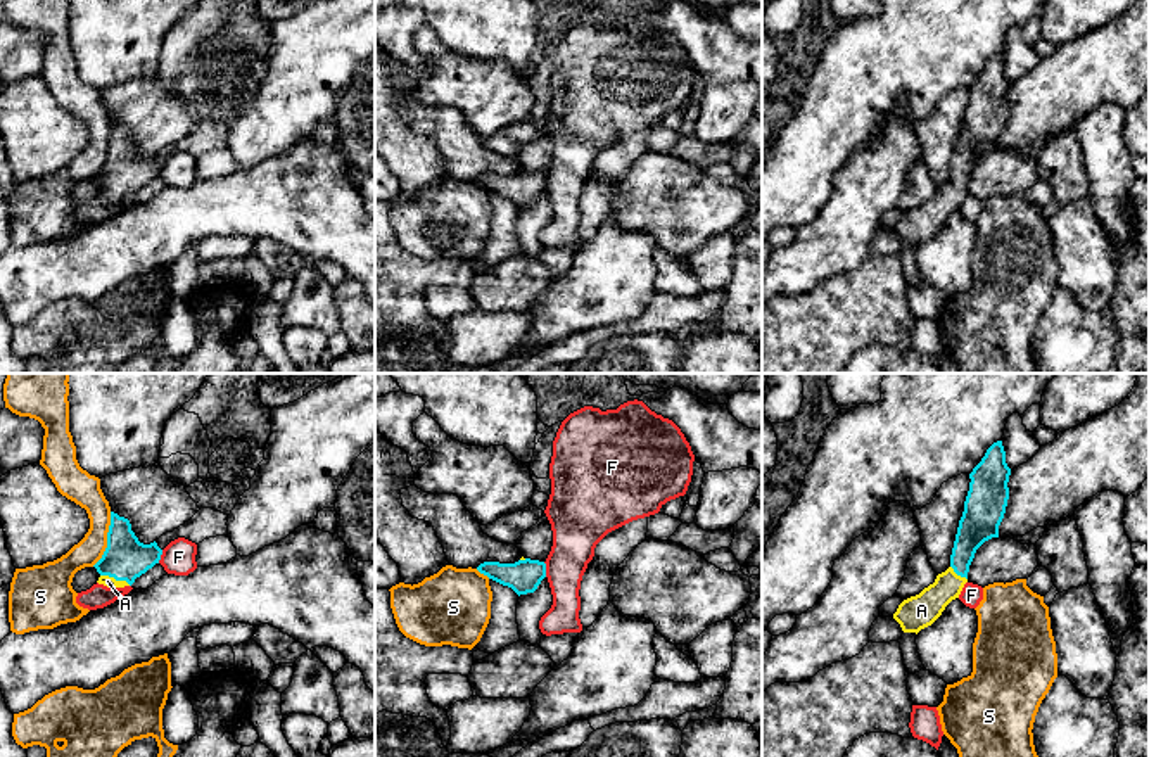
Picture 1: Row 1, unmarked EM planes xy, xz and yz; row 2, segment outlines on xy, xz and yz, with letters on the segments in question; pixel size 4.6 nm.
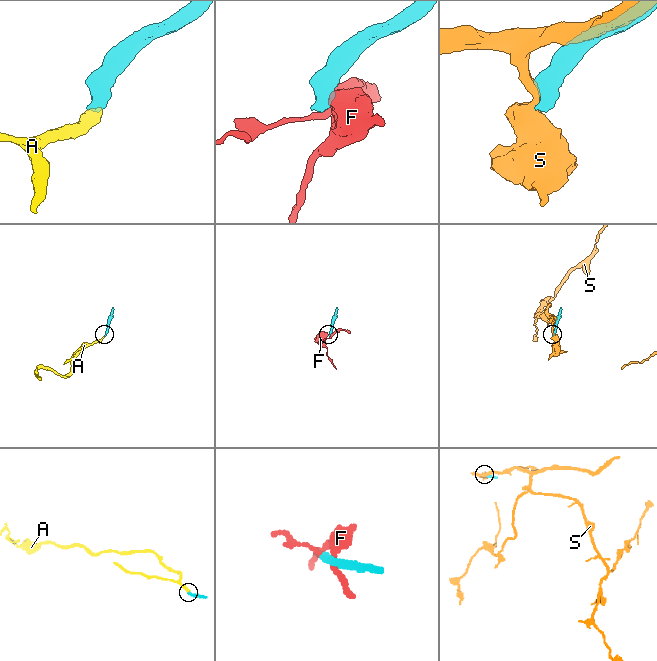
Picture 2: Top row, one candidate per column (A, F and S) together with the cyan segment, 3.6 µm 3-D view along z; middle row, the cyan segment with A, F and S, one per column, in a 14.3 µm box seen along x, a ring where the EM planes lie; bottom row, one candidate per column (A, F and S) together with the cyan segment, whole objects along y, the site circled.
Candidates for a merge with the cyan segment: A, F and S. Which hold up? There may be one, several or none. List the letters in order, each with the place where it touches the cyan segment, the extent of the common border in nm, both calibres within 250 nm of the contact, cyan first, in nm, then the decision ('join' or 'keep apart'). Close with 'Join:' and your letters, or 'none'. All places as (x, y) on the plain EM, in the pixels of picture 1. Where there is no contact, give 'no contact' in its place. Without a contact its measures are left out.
A: contact xy (116, 192); length 150 nm; calibres 200 and 50 nm; join
F: contact xz (545, 182); length 70 nm; calibres 160 and 240 nm; keep apart
S: contact xy (107, 152); length 280 nm; calibres 200 and 140 nm; keep apart
Join: A

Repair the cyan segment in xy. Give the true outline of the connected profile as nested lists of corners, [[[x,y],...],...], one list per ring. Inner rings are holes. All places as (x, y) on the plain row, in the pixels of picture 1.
[[[111,124],[107,161],[93,178],[100,187],[98,197],[107,200],[131,199],[136,190],[159,176],[162,162],[157,156],[143,157],[131,143],[128,131]]]

